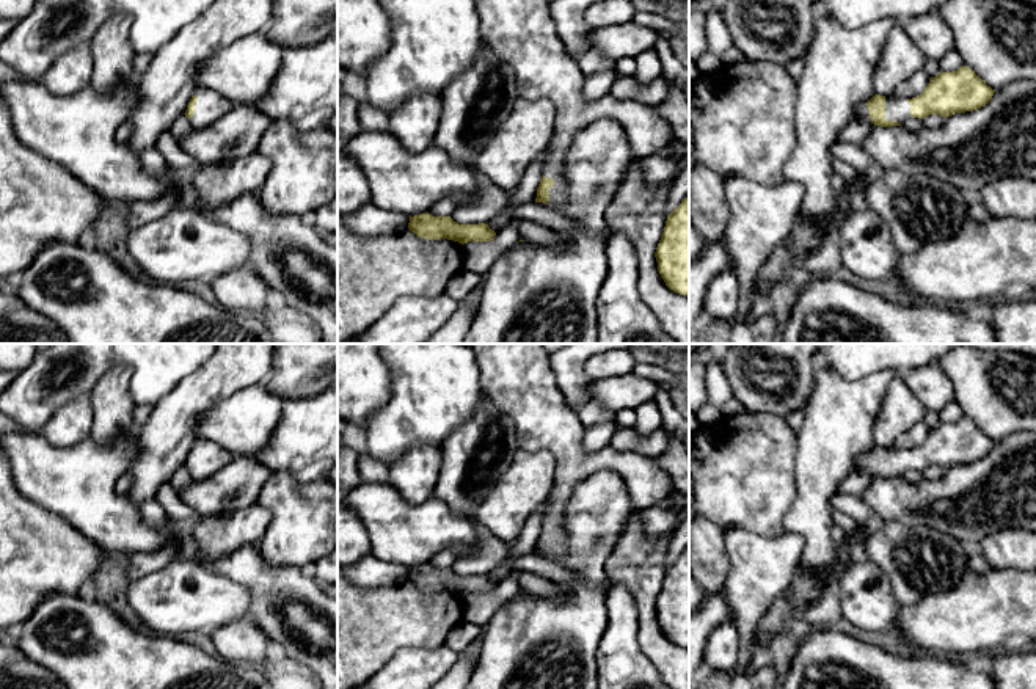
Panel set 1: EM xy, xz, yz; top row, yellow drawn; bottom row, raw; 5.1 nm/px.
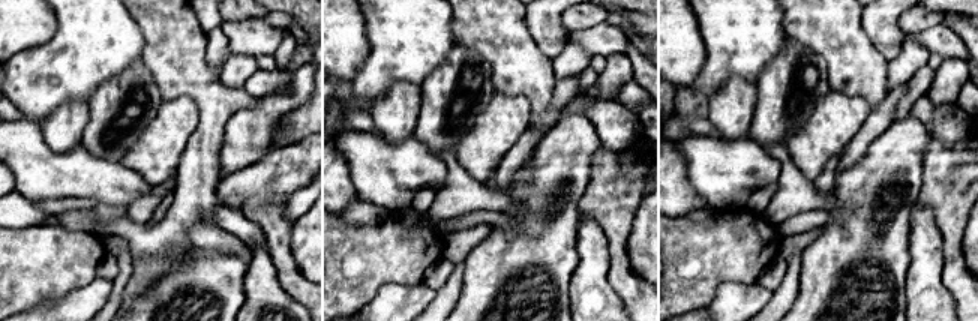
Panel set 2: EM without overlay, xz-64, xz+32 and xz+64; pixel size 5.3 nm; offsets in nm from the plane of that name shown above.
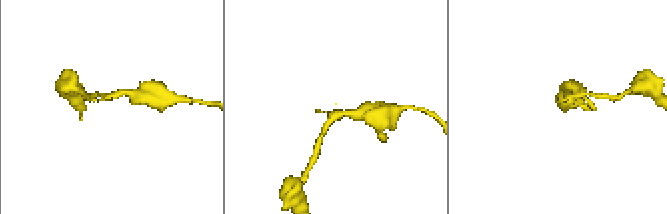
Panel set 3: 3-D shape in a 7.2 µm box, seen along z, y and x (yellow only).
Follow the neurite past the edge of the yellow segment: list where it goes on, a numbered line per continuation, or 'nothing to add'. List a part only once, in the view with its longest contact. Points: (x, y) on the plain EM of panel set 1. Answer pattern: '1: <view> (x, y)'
1: xz (518, 379)

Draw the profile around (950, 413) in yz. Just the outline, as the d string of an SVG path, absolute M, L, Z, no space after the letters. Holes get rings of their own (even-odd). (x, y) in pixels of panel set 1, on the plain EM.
M953 400L947 403L940 411L939 411L939 419L942 424L953 424L958 422L961 417L964 417L959 405Z

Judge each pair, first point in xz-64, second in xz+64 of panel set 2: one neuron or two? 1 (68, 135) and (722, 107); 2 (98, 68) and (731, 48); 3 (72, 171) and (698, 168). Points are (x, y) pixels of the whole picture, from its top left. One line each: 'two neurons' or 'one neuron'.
1: one neuron
2: one neuron
3: one neuron

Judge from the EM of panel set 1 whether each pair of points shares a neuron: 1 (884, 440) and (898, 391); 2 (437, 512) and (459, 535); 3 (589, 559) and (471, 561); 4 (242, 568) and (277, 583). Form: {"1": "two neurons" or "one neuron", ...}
{"1": "one neuron", "2": "one neuron", "3": "two neurons", "4": "one neuron"}

